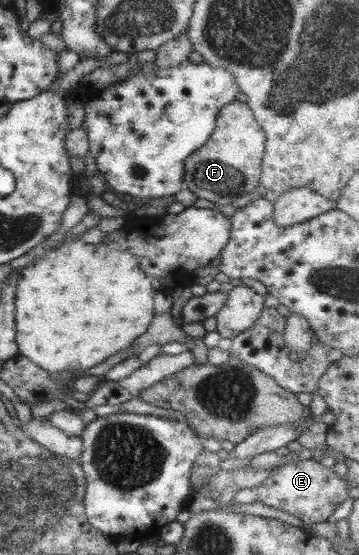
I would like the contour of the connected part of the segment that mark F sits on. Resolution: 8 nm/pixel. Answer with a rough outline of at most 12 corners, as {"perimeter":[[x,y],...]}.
{"perimeter":[[246,103],[218,109],[183,182],[218,204],[259,184],[264,129]]}

